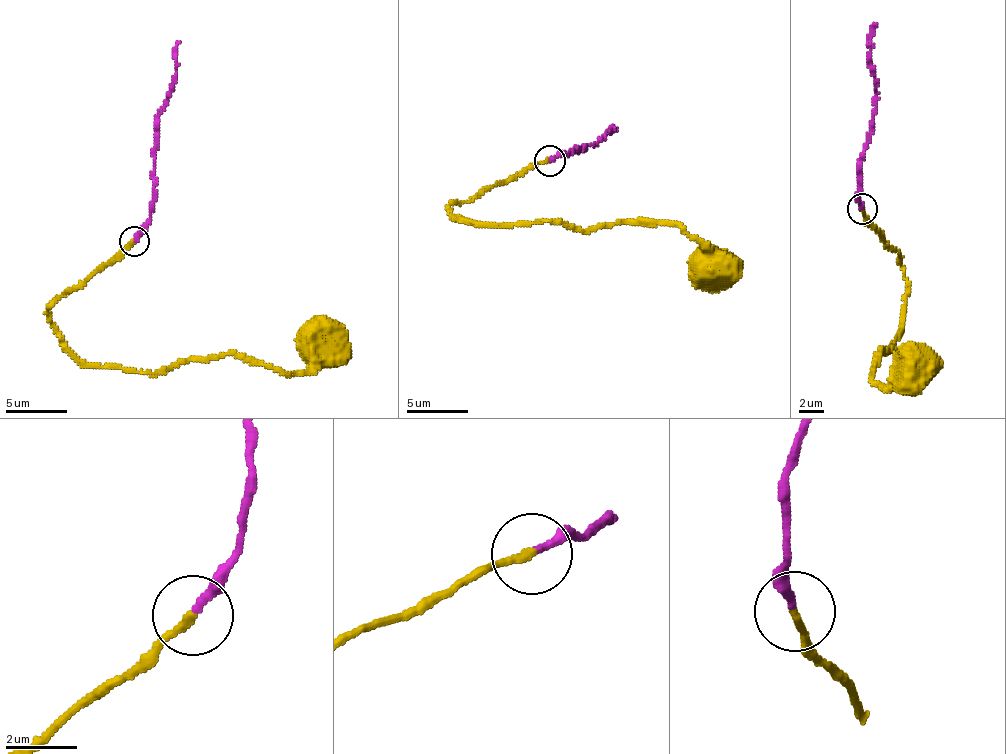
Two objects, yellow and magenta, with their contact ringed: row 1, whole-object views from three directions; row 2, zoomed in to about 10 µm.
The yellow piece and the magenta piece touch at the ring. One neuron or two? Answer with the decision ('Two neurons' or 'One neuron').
One neuron

